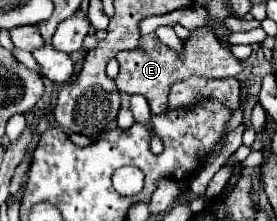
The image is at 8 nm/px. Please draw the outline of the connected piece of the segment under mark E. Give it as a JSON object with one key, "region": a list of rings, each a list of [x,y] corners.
{"region":[[[210,27],[194,29],[192,35],[182,43],[184,43],[182,51],[174,51],[160,41],[156,41],[154,45],[146,45],[146,41],[140,41],[136,49],[120,51],[116,55],[120,63],[120,73],[116,77],[118,91],[146,97],[152,113],[160,115],[166,111],[168,93],[174,83],[190,79],[190,77],[208,77],[208,79],[236,77],[243,70],[238,59],[230,51],[222,51],[222,45],[218,43]]]}

